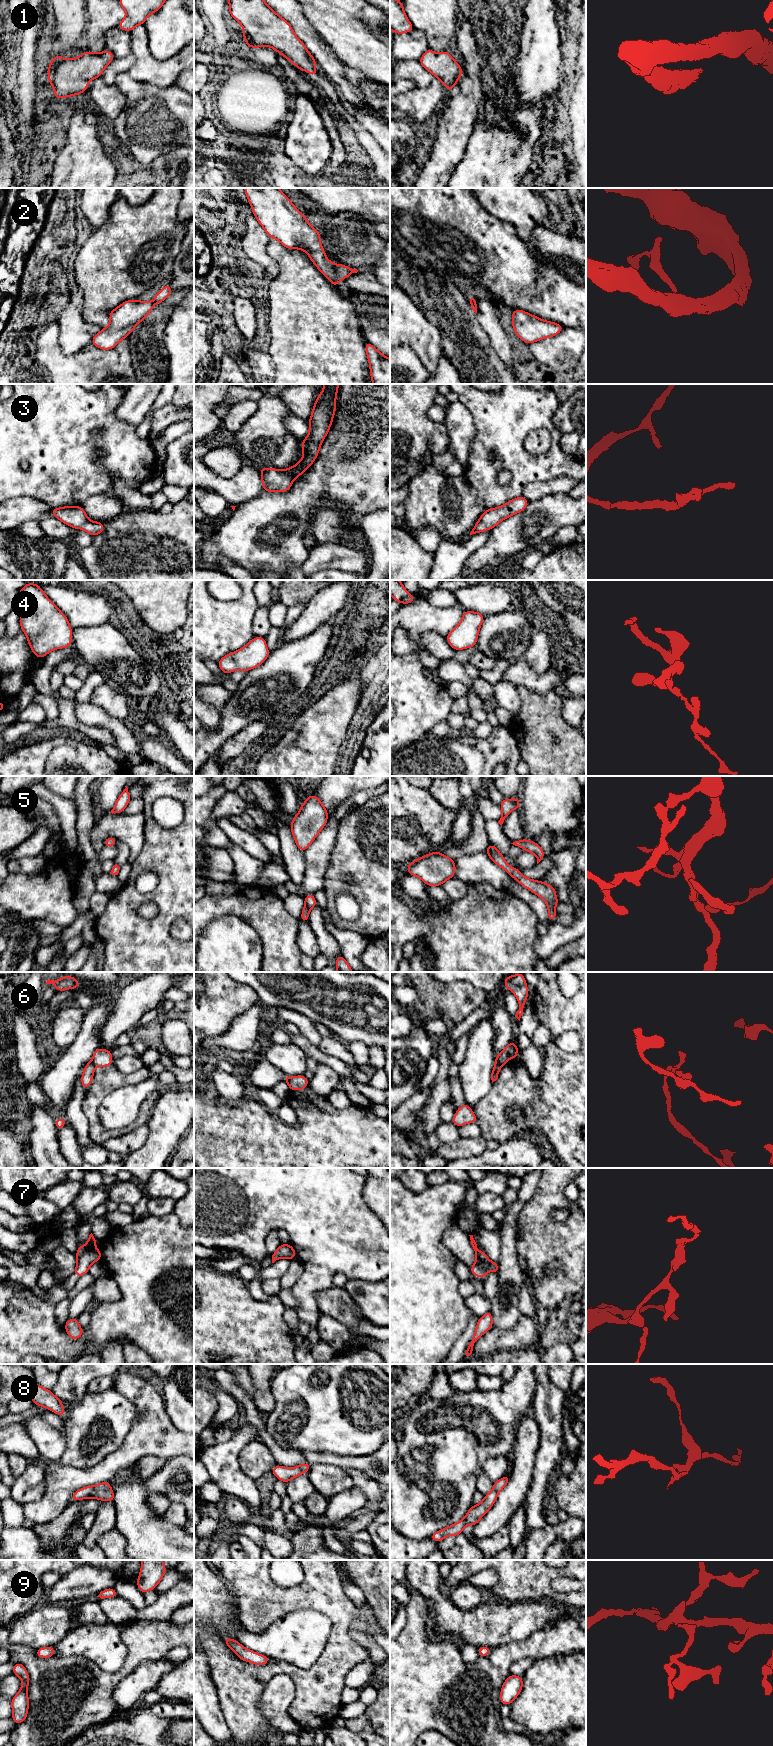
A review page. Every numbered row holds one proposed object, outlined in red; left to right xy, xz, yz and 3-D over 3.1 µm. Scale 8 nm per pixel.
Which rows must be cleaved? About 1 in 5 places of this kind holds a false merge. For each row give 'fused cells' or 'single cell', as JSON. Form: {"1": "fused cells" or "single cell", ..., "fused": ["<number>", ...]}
{"1": "single cell", "2": "fused cells", "3": "single cell", "4": "single cell", "5": "single cell", "6": "fused cells", "7": "single cell", "8": "single cell", "9": "single cell", "fused": ["2", "6"]}

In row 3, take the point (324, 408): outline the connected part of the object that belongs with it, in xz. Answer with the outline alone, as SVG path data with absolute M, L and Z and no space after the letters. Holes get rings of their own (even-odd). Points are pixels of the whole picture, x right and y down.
M323 384L324 390L316 398L309 419L309 434L301 442L303 457L294 466L279 471L275 468L260 467L262 491L287 492L292 482L304 473L317 458L321 443L325 439L336 411L336 395L339 384Z

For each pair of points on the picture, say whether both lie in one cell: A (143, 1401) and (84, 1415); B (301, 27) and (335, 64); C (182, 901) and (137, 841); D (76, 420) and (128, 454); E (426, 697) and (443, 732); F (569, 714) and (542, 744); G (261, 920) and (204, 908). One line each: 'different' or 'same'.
A: different
B: same
C: different
D: same
E: different
F: different
G: same

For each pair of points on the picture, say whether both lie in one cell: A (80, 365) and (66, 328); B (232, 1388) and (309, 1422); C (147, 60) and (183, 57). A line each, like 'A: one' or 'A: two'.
A: two
B: two
C: one

